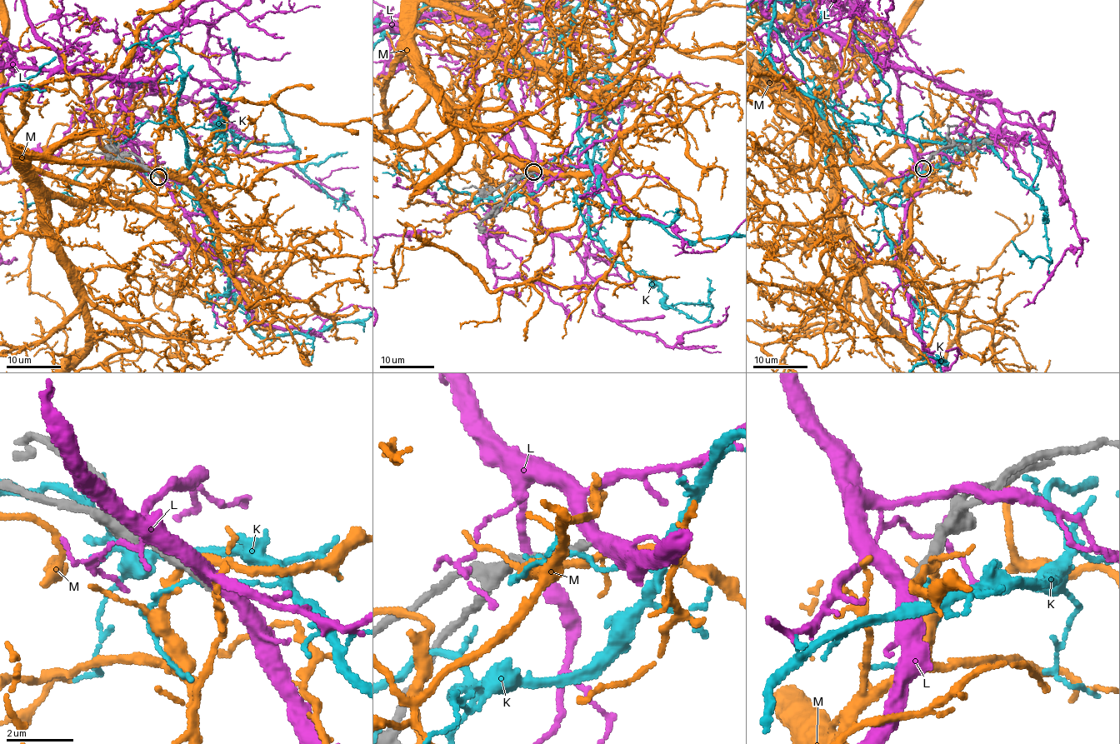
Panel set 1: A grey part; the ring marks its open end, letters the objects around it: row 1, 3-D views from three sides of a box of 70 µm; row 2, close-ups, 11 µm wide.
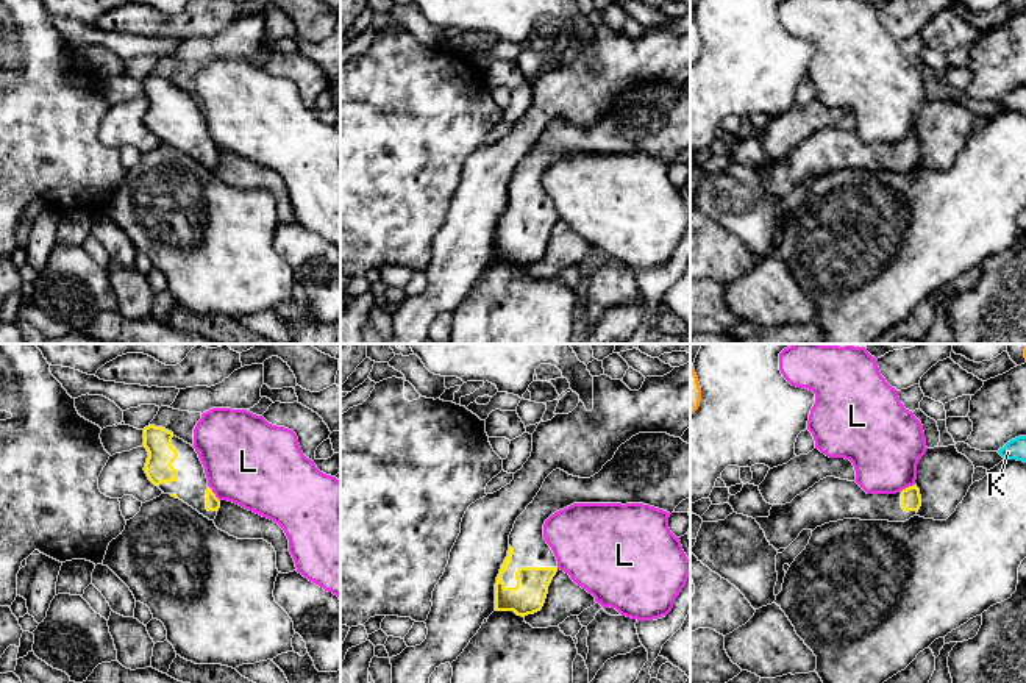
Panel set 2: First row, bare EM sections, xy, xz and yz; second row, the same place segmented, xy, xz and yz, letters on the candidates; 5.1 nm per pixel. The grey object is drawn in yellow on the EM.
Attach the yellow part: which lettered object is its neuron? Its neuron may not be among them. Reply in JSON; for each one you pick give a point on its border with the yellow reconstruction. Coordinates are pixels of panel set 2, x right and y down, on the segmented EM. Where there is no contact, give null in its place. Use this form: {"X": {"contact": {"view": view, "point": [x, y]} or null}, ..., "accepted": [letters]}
{"accepted": []}

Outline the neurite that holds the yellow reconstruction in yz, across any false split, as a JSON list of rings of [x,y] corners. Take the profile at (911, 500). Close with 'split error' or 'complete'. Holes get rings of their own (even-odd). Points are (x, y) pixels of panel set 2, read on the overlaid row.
[[[826,477],[790,503],[773,505],[768,517],[756,517],[776,550],[787,549],[803,530],[843,519],[906,522],[917,516],[917,485],[896,494],[867,494],[856,481]]]; split error

